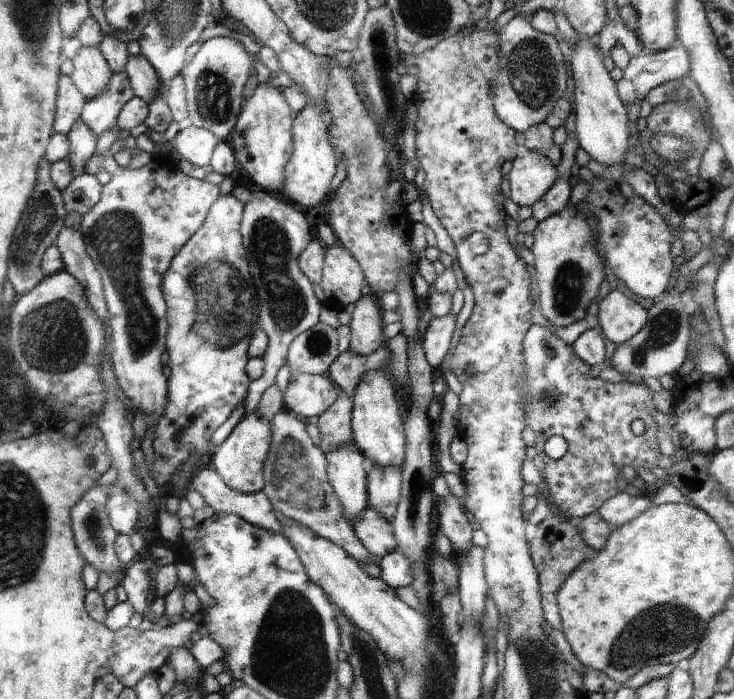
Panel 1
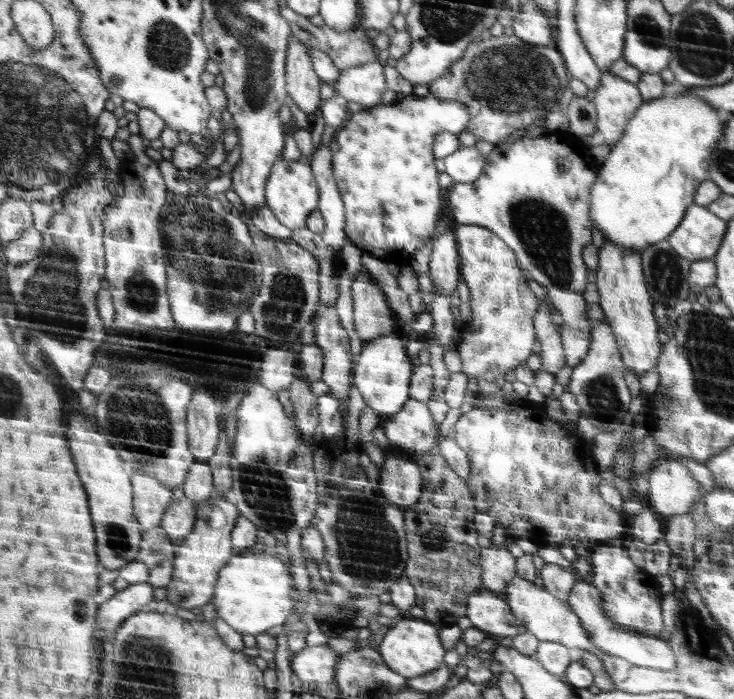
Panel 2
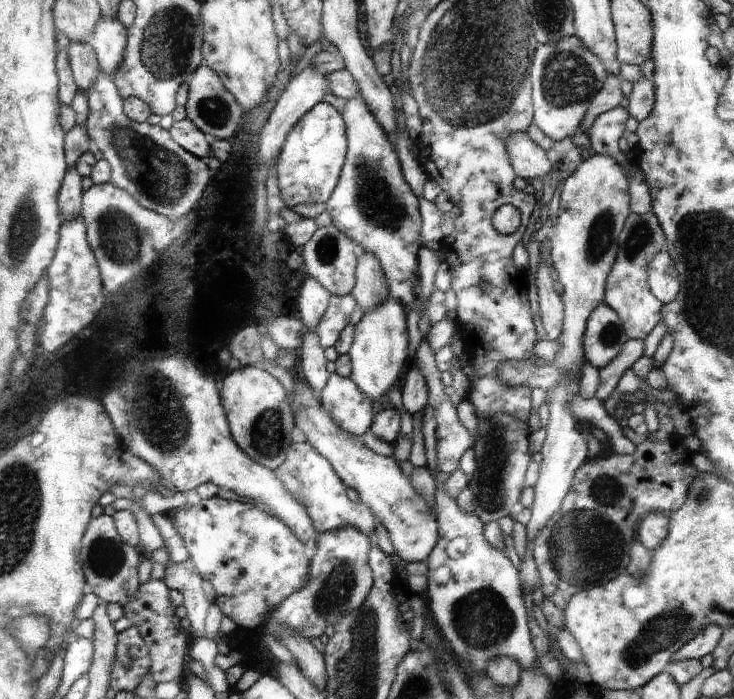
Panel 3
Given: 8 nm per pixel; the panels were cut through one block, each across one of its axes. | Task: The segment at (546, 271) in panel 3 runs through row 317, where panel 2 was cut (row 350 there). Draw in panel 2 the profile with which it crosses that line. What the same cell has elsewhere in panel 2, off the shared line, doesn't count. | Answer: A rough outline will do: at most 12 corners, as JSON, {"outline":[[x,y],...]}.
{"outline":[[546,303],[536,327],[543,369],[555,375],[567,364],[560,328]]}

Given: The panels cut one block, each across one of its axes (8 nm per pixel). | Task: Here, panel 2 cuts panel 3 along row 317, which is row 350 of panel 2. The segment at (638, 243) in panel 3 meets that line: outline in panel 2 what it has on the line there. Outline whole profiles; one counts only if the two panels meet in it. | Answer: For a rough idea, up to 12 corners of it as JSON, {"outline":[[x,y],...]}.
{"outline":[[605,242],[595,282],[626,366],[660,356],[641,256]]}

